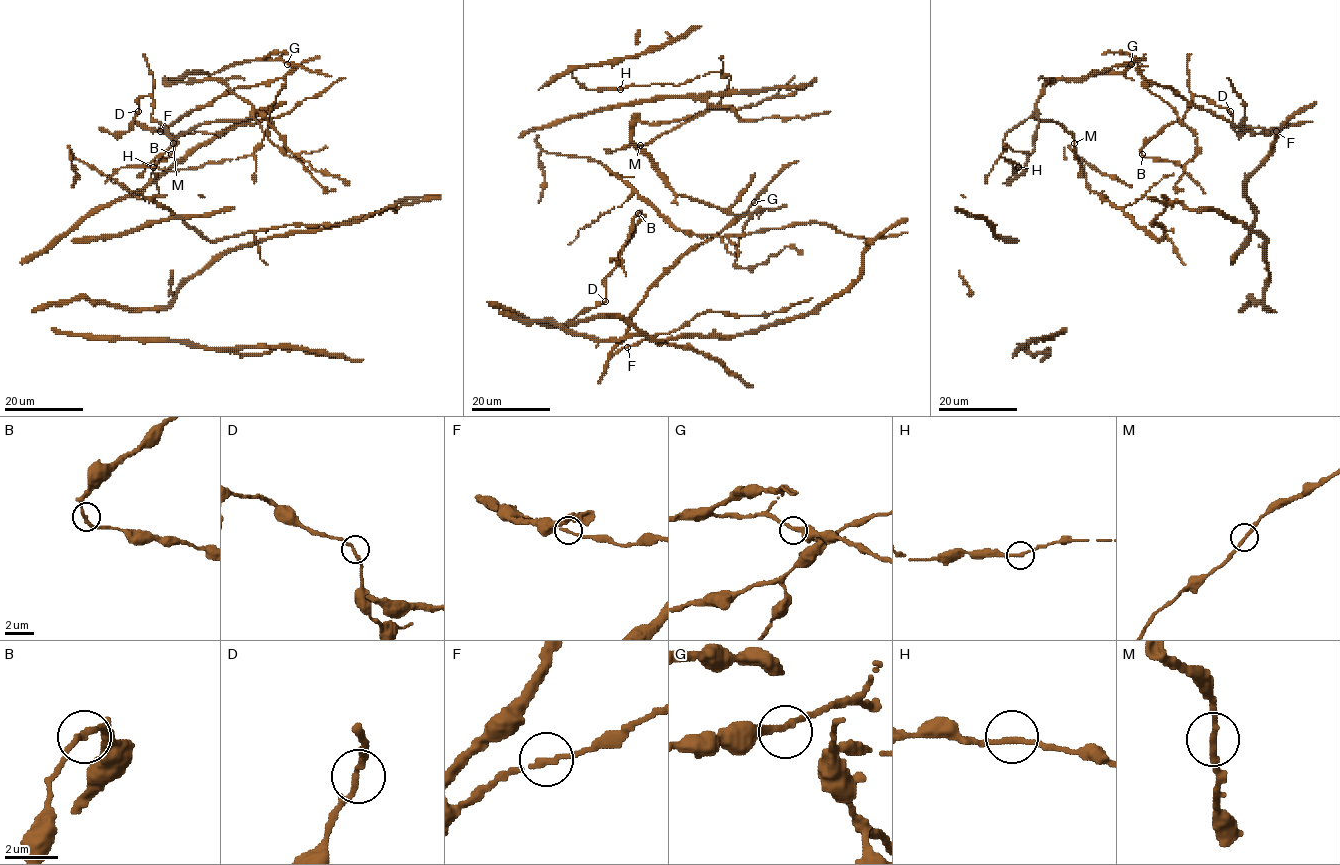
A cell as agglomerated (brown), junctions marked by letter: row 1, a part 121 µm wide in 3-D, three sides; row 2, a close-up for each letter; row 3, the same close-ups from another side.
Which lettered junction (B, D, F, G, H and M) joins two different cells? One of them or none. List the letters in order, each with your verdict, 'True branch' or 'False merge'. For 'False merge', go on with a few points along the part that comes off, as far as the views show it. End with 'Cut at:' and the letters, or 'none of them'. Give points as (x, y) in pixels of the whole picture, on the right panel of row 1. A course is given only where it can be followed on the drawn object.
B: True branch
D: True branch
F: True branch
G: True branch
H: True branch
M: True branch
Cut at: none of them

